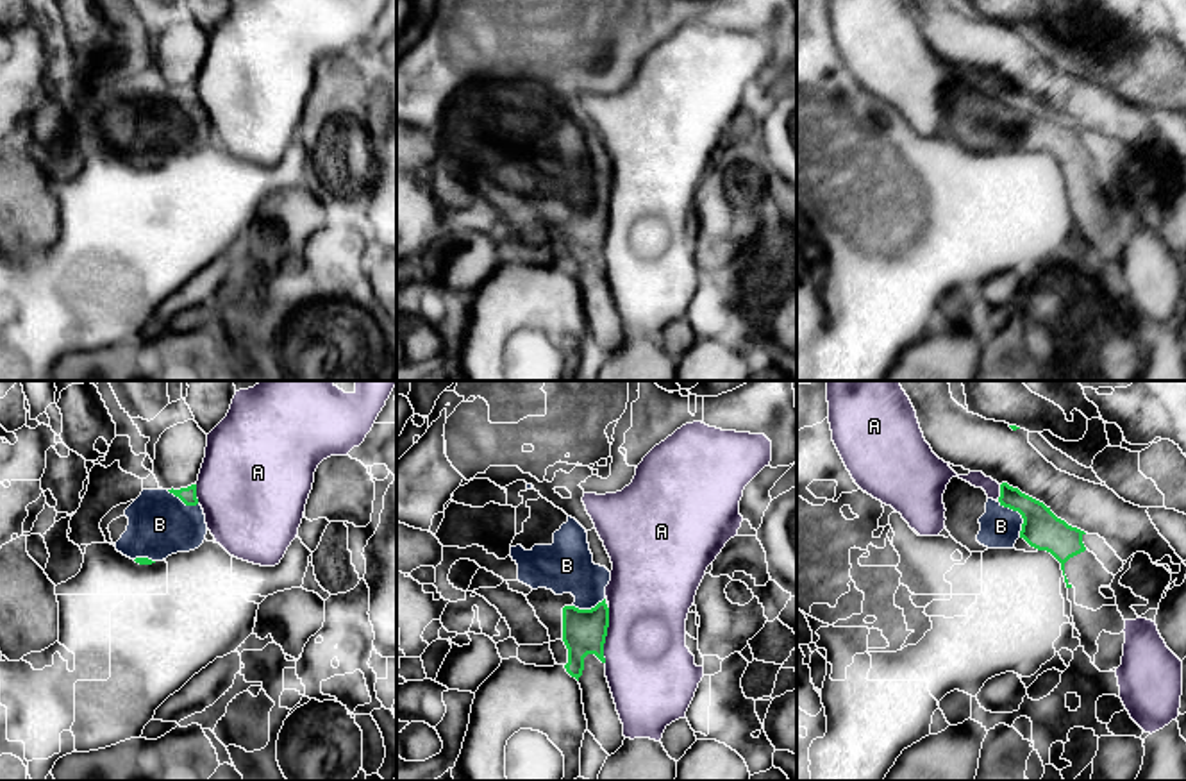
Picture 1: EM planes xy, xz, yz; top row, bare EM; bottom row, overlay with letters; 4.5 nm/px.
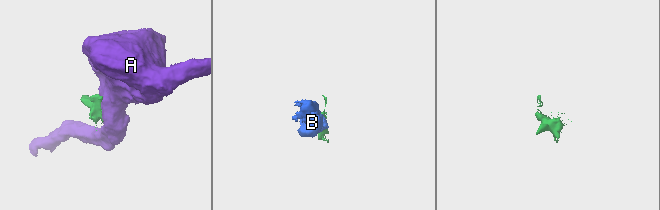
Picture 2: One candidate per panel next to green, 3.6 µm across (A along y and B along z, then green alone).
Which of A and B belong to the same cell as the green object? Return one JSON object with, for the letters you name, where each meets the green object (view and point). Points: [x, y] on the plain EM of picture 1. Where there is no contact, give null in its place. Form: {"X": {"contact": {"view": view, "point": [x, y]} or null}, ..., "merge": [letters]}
{"B": {"contact": {"view": "yz", "point": [1020, 113]}}, "merge": ["B"]}

